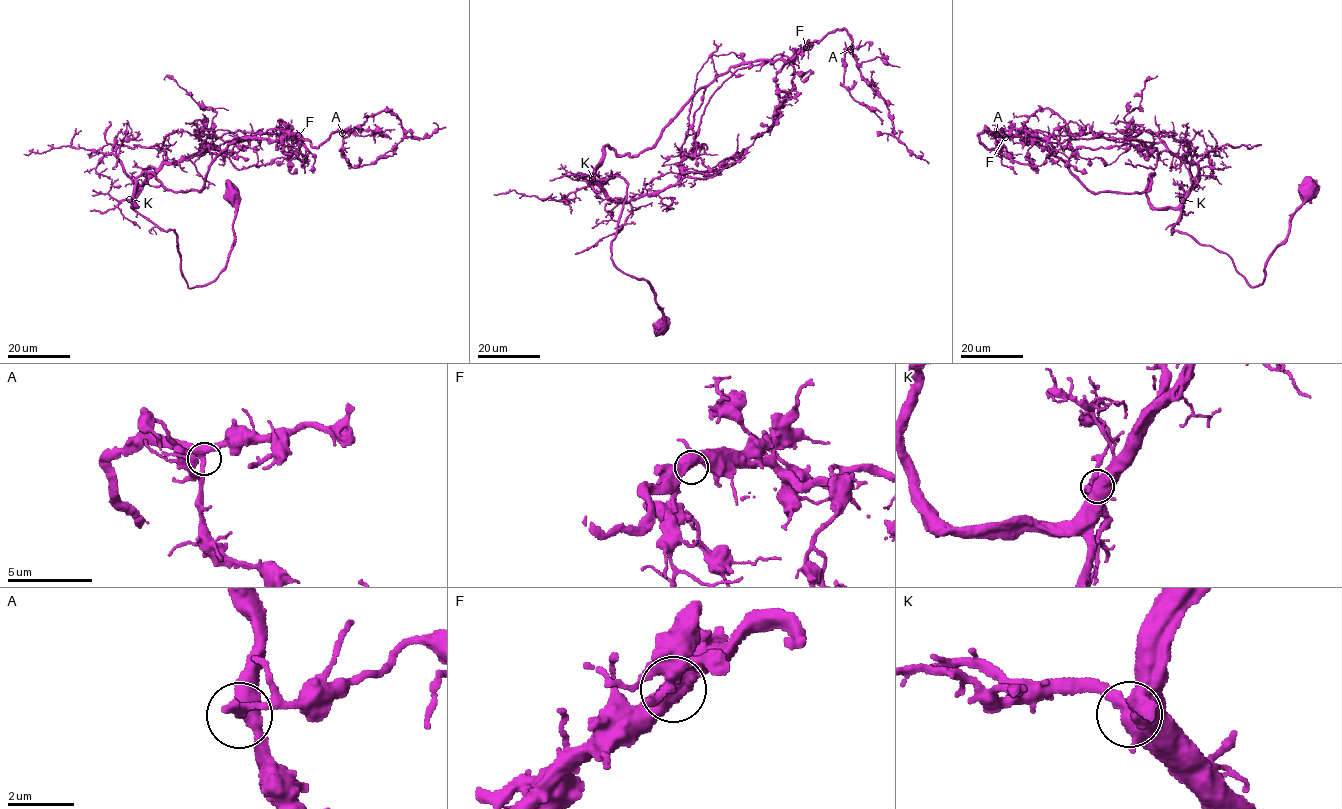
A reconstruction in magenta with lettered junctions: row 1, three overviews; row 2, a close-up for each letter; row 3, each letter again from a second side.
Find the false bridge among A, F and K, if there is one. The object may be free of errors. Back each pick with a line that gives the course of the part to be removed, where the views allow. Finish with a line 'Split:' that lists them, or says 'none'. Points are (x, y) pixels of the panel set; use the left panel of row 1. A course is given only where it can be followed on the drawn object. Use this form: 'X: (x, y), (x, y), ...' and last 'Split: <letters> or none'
F: (298, 135), (268, 129), (222, 141), (209, 135), (201, 145), (230, 151), (245, 137)
Split: F

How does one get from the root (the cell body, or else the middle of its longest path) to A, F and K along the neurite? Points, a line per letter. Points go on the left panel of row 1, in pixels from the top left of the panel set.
A: (231, 193), (226, 266), (190, 288), (175, 233), (131, 208), (135, 179), (200, 191), (238, 139), (342, 133)
F: (231, 193), (226, 266), (190, 288), (175, 233), (131, 208), (135, 179), (200, 191), (229, 144), (298, 135)
K: (231, 193), (234, 238), (226, 266), (212, 281), (191, 288), (183, 276), (175, 233), (157, 227), (129, 199)

